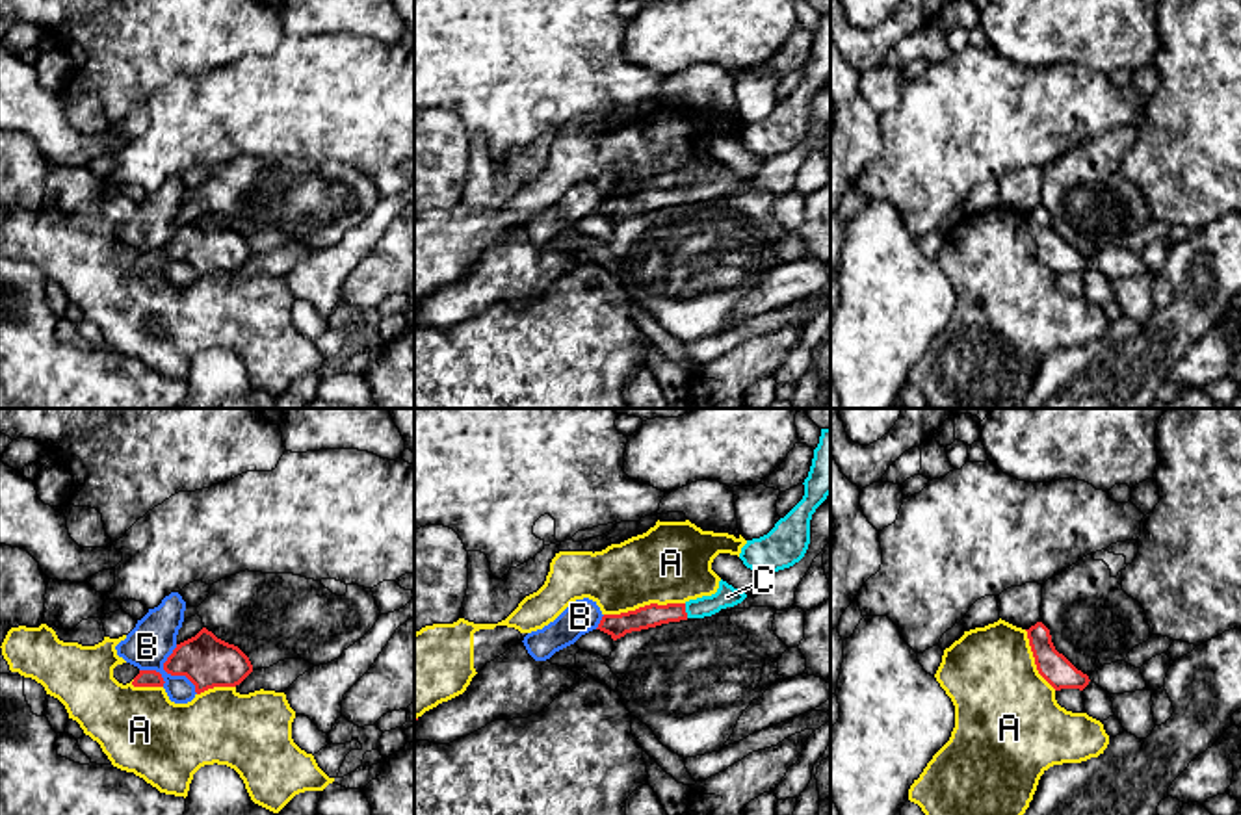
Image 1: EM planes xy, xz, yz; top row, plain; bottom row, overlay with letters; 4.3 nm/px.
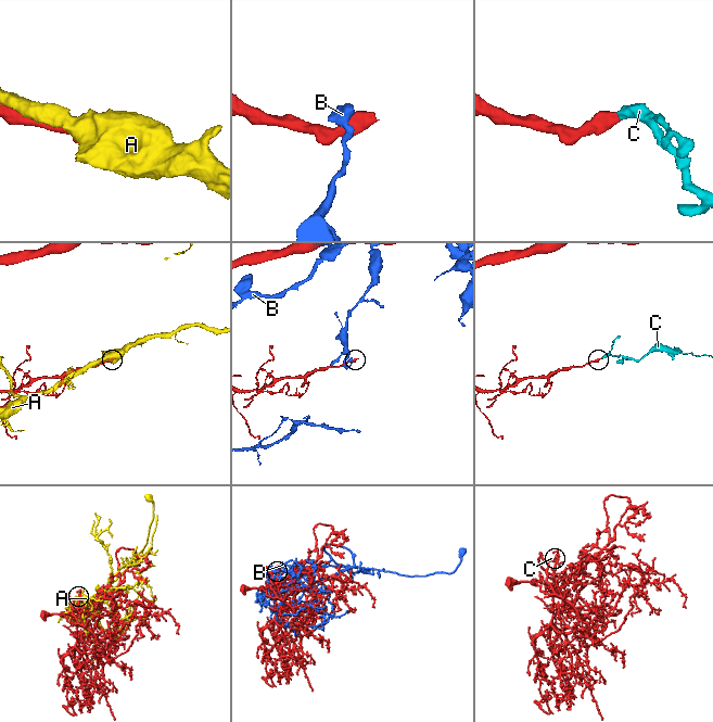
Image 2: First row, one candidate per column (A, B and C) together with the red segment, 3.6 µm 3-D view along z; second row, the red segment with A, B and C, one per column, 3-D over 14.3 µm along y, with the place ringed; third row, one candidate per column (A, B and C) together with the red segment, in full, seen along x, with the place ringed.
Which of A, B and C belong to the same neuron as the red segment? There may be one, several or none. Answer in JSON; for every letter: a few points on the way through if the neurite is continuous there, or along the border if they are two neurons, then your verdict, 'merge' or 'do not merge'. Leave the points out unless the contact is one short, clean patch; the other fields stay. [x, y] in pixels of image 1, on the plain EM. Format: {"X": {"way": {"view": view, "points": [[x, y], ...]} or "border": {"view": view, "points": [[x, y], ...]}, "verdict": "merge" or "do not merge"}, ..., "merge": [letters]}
{"A": {"verdict": "do not merge"}, "B": {"border": {"view": "xy", "points": [[175, 229], [164, 253], [171, 258], [182, 258], [197, 277]]}, "verdict": "do not merge"}, "C": {"way": {"view": "xz", "points": [[653, 199], [684, 195], [710, 190], [727, 181]]}, "verdict": "merge"}, "merge": ["C"]}

